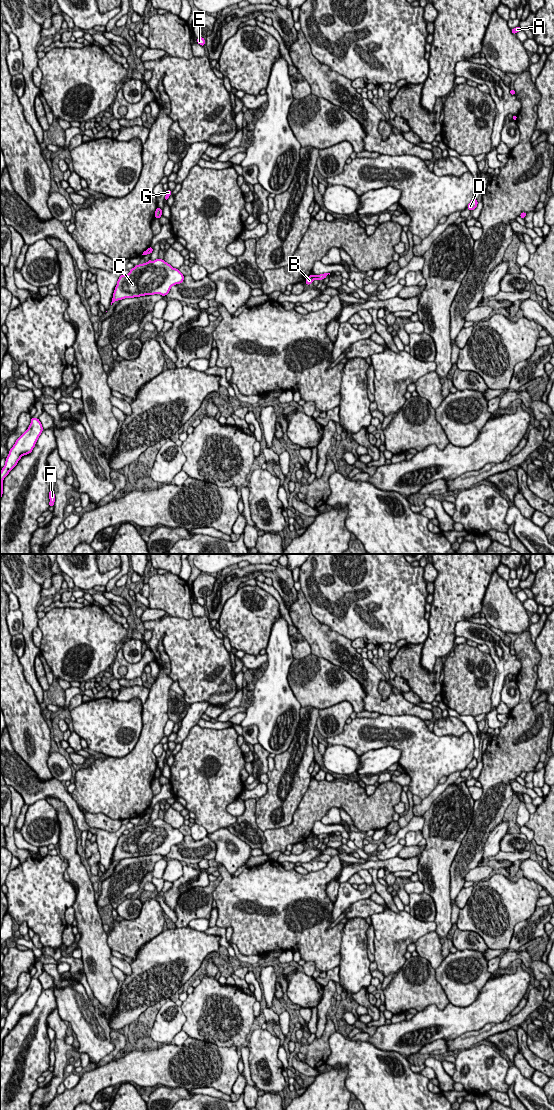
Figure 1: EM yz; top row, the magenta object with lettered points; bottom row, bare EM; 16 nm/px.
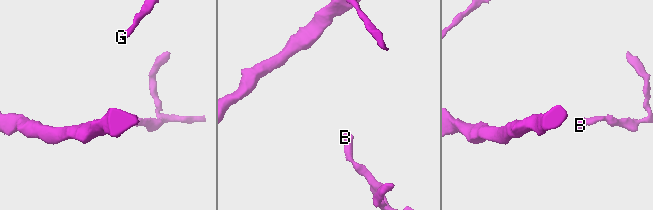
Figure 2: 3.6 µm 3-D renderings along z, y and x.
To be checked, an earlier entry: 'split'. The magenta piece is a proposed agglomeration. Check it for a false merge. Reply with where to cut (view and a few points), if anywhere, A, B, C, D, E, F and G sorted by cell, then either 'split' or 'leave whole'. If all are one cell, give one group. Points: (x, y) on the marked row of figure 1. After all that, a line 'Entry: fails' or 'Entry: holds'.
cut yz (148, 249), (146, 253); groups A B D E G / C F; split
Entry: holds

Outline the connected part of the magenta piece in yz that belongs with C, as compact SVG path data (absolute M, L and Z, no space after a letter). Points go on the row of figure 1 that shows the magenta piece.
M163 259L136 265L127 275L122 274L115 287L111 305L118 300L145 295L166 296L171 287L184 281L179 269L173 268Z

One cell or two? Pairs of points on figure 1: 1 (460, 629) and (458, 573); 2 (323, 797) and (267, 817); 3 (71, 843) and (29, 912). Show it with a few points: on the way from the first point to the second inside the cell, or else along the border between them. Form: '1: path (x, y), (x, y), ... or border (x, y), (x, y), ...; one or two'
1: border (467, 620), (459, 620), (456, 623), (455, 636); two
2: border (308, 785), (293, 814), (292, 821), (284, 826); two
3: border (65, 859), (67, 868), (63, 878), (70, 882); two

